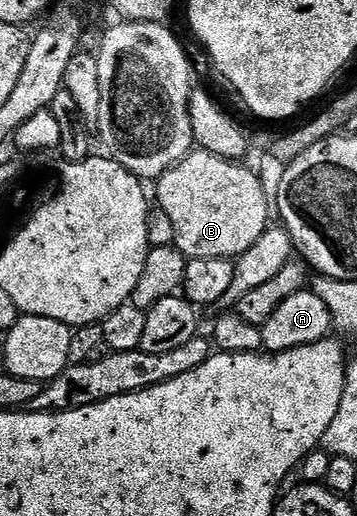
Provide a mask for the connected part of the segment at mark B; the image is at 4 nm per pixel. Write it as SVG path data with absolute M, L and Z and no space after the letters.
M193 151L181 164L158 178L158 208L169 217L175 232L175 248L189 259L221 259L229 257L237 259L269 228L267 221L267 205L269 209L269 193L263 190L263 181L251 169L246 169L239 161L227 161L206 151Z

